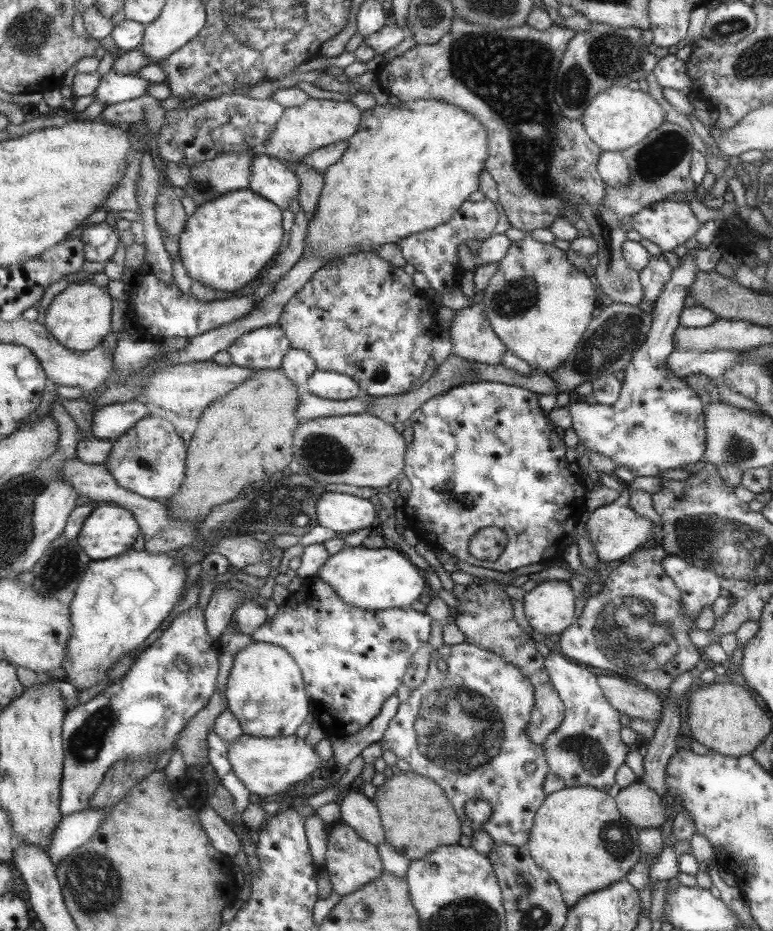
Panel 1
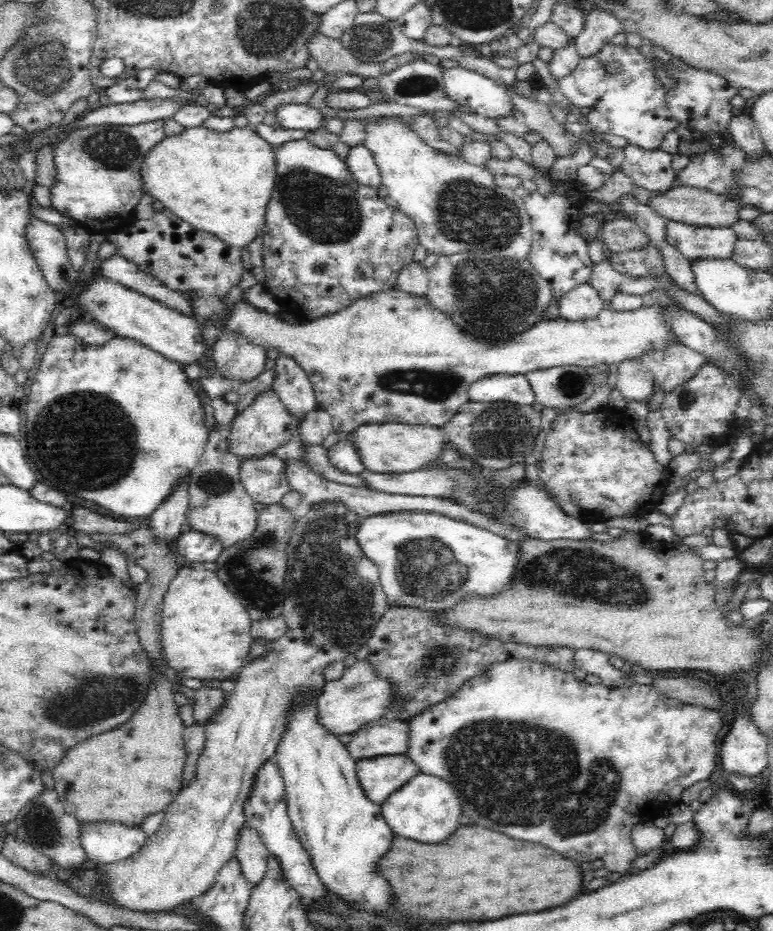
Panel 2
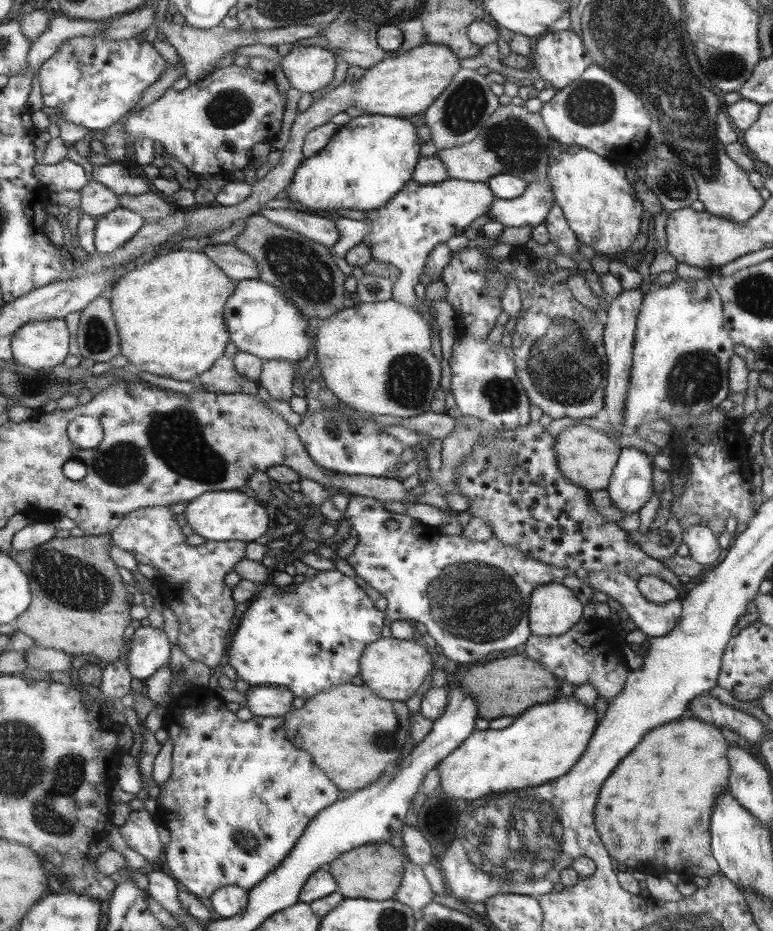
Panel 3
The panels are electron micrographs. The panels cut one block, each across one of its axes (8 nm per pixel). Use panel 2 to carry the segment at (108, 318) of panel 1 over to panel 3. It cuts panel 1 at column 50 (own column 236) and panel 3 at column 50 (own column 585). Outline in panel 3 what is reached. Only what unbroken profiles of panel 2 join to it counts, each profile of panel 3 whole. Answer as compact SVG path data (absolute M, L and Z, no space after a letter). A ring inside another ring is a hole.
M64 319L33 320L21 326L12 340L14 360L35 370L63 365L69 356L69 328Z

